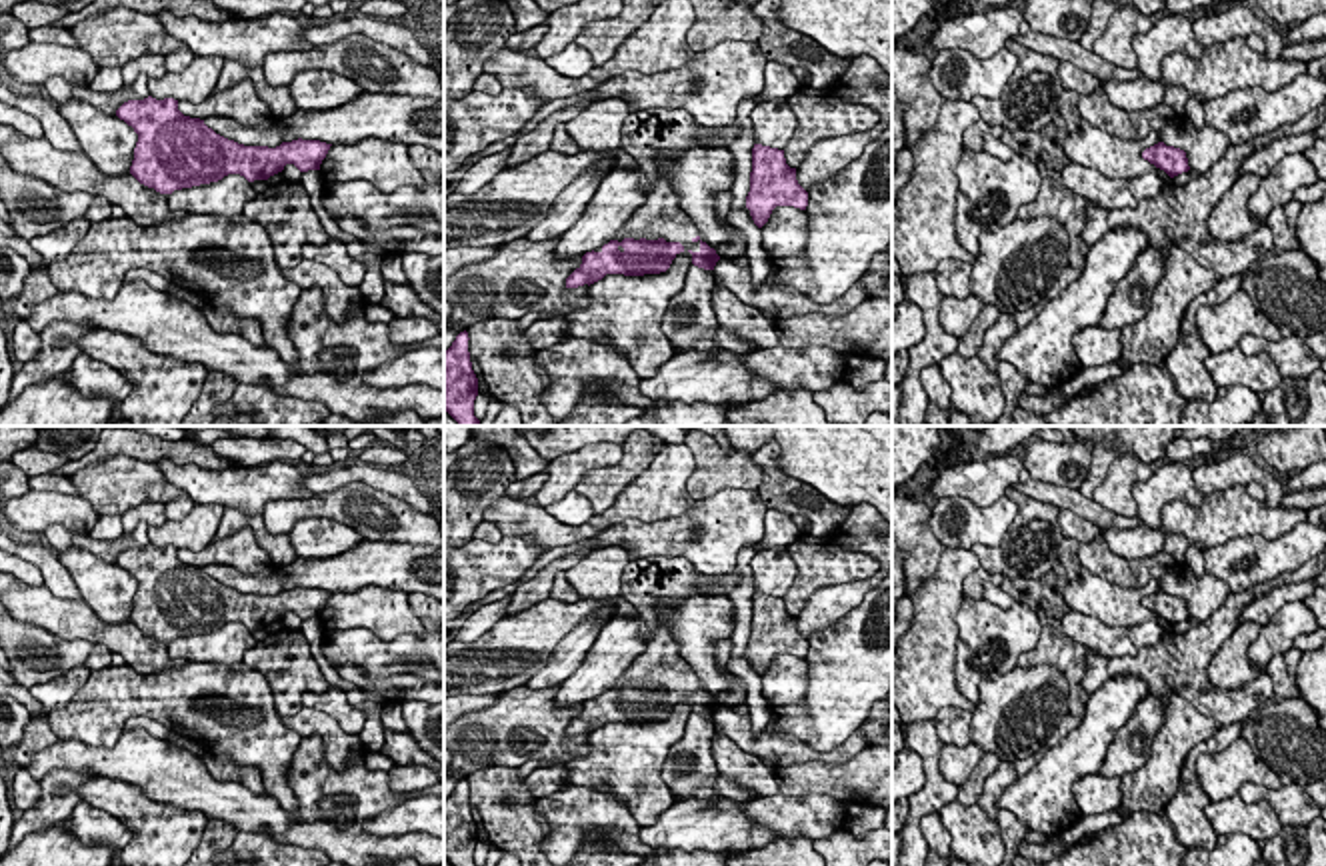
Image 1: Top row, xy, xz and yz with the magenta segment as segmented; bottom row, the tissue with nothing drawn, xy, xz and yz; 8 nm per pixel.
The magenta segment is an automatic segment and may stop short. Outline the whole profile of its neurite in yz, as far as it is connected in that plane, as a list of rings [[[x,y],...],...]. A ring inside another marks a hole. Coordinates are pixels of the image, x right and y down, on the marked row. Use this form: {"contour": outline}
{"contour": [[[1164,142],[1146,148],[1142,158],[1164,170],[1170,178],[1190,170],[1186,152]]]}

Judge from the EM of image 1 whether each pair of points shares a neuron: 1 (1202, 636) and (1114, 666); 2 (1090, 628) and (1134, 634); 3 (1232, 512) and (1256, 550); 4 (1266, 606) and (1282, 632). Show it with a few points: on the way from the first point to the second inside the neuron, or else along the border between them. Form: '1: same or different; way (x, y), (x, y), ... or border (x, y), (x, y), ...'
1: same; way (1180, 658), (1172, 664), (1136, 664)
2: same; way (1100, 636), (1124, 636)
3: different; border (1294, 526), (1274, 538), (1234, 536), (1202, 550)
4: different; border (1300, 600), (1288, 600), (1262, 626)

